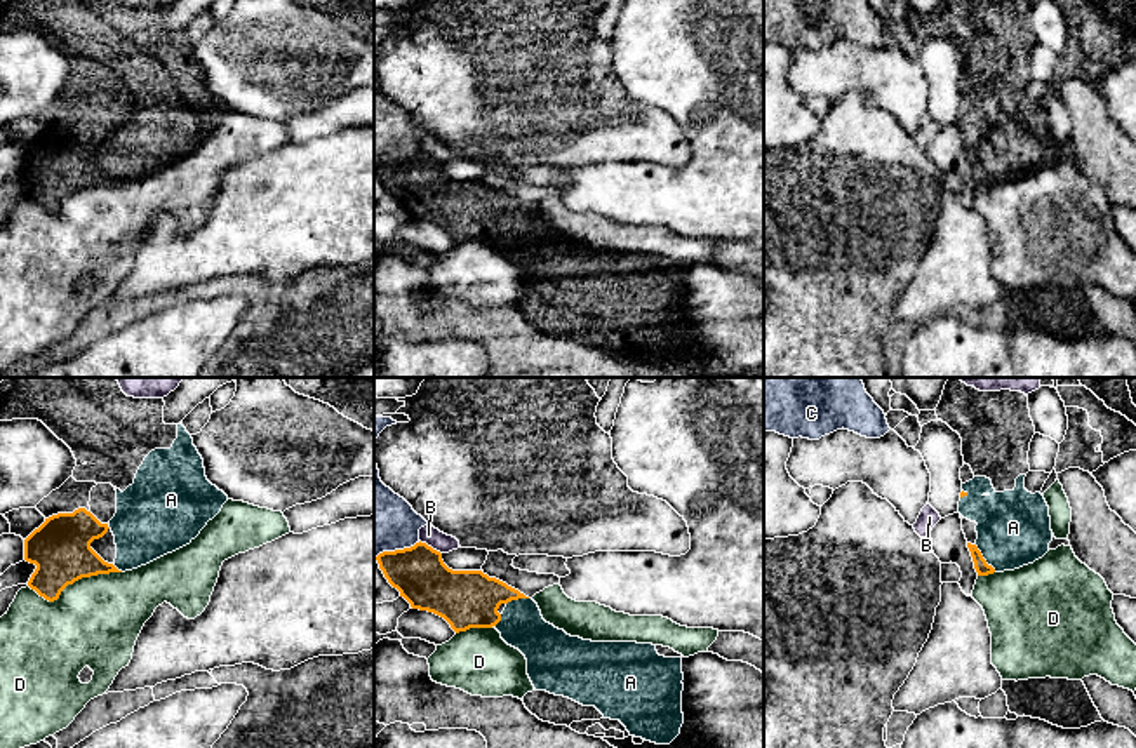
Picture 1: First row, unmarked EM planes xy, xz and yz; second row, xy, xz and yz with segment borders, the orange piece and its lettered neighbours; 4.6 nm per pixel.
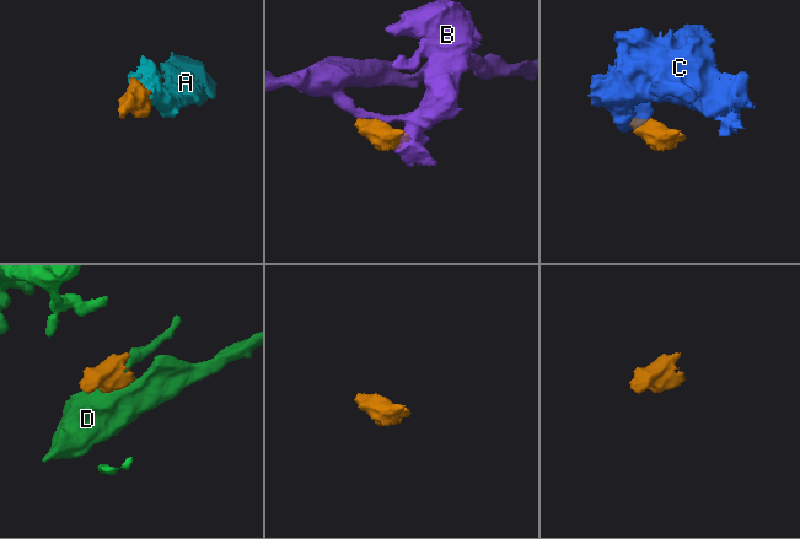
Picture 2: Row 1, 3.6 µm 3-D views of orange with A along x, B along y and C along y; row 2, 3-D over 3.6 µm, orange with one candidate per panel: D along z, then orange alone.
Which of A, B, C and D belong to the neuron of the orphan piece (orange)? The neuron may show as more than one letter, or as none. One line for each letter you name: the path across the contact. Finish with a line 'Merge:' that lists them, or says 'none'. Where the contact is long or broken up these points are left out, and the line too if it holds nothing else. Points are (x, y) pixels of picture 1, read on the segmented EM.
Merge: A

